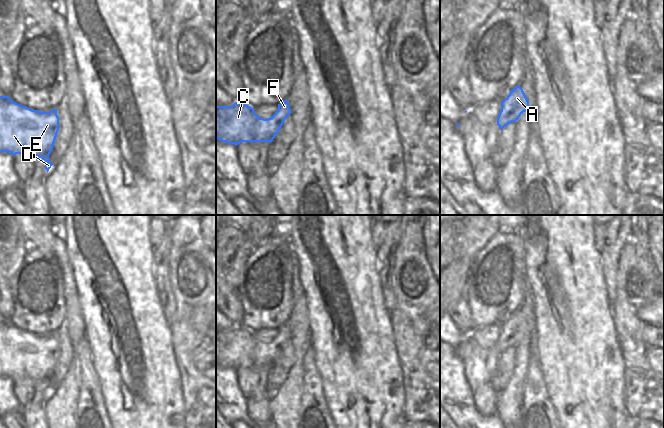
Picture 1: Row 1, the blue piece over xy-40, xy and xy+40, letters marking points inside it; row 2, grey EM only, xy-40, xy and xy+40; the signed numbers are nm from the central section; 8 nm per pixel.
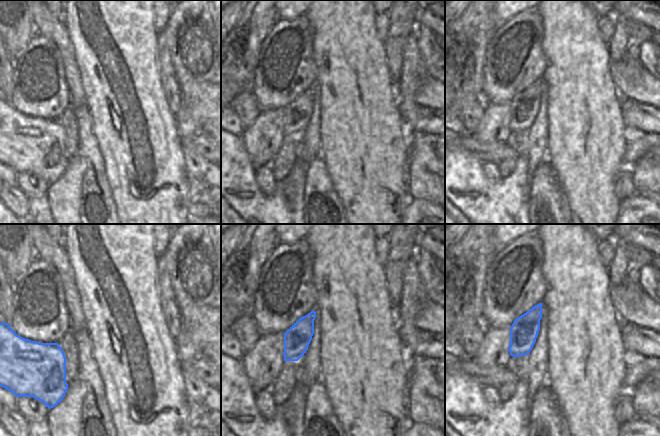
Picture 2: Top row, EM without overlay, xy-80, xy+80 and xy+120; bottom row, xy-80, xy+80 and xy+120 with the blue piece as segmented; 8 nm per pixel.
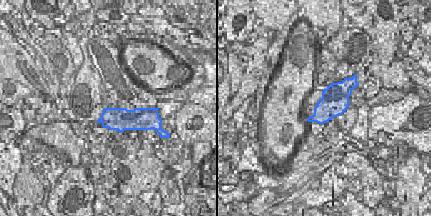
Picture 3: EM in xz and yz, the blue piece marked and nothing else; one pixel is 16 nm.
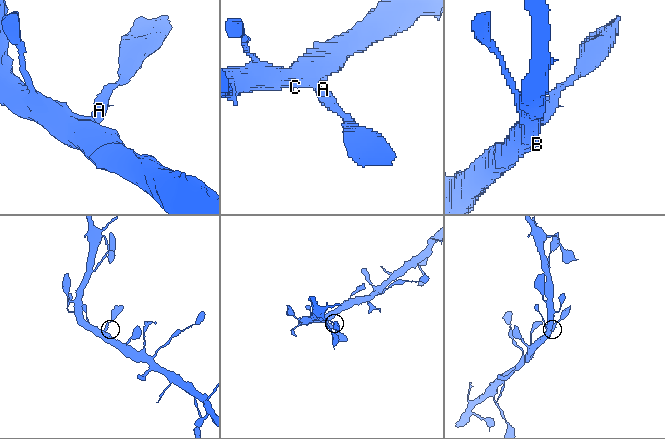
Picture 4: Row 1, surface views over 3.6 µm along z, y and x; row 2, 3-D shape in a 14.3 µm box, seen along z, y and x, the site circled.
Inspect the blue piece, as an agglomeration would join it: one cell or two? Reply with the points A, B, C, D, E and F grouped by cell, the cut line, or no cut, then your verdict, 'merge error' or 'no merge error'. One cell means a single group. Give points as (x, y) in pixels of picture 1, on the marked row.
A B C D E F | no cut | no merge error

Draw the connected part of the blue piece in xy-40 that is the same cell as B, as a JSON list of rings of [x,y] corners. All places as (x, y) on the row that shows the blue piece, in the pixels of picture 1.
[[[0,96],[0,152],[32,154],[45,161],[47,172],[53,165],[49,155],[53,149],[59,131],[57,109],[49,112],[32,110],[14,102],[9,96]]]

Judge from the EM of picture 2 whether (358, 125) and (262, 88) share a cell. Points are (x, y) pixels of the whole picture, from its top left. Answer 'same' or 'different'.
different

